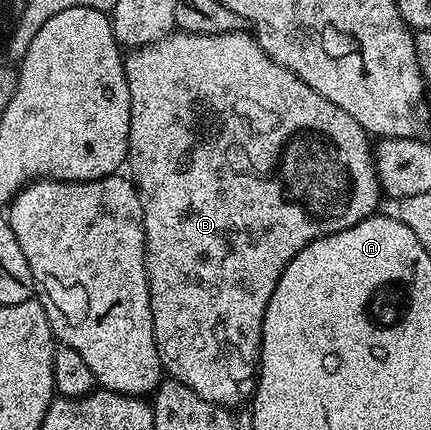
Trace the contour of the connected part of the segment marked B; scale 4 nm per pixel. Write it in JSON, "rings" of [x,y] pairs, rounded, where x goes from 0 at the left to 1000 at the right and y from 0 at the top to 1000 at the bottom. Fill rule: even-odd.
{"rings":[[[411,67],[376,91],[343,100],[339,109],[311,109],[288,130],[290,177],[304,216],[304,300],[299,302],[297,395],[332,477],[336,526],[336,614],[350,681],[350,737],[381,870],[434,895],[471,933],[503,937],[534,951],[557,949],[559,935],[585,921],[606,842],[606,758],[629,681],[666,626],[666,616],[722,560],[814,533],[877,488],[875,470],[889,463],[884,423],[875,419],[870,342],[856,307],[814,272],[796,263],[787,244],[759,235],[722,198],[657,151],[629,142],[575,70],[464,81]]]}

